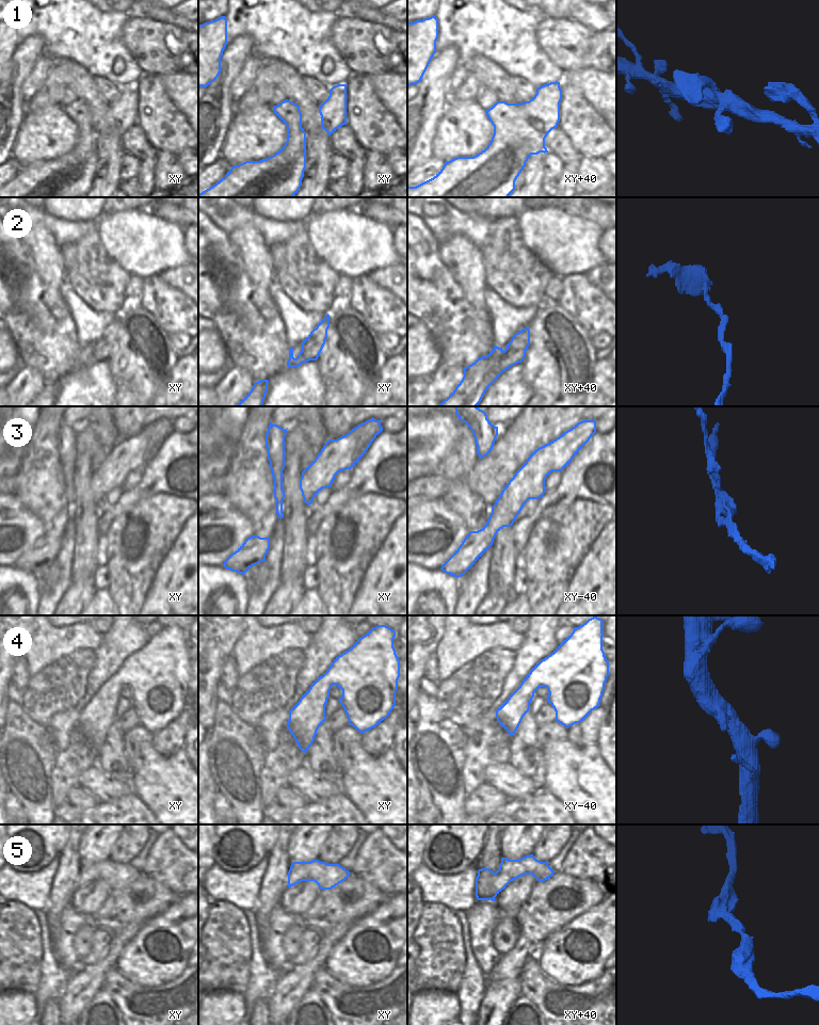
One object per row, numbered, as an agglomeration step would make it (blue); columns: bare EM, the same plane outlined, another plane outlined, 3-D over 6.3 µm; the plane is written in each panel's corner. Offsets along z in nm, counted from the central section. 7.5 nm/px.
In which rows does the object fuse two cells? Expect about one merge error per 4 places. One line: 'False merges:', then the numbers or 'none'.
False merges: none

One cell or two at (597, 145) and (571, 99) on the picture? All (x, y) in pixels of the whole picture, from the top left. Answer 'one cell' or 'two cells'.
one cell

